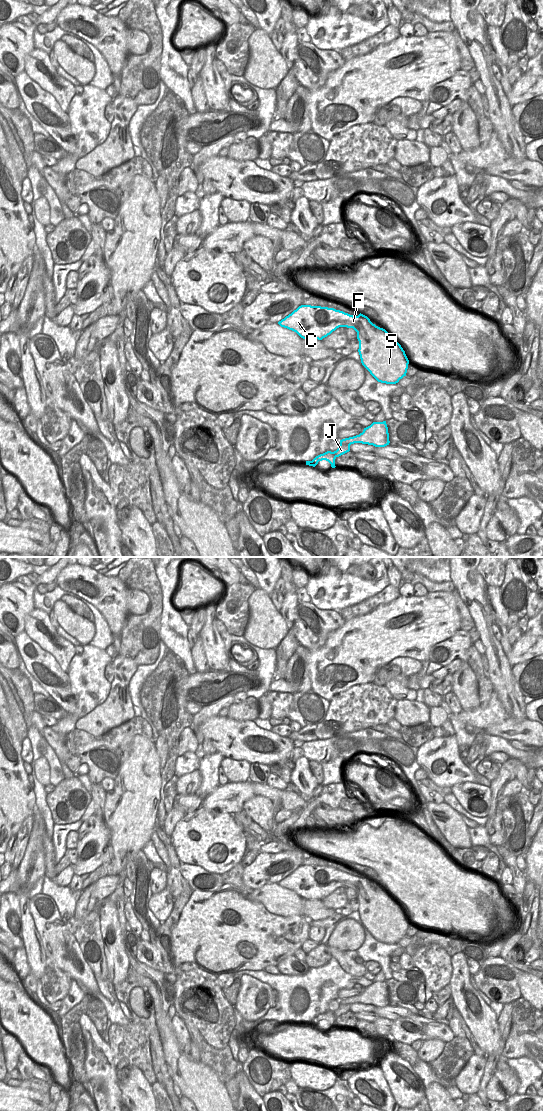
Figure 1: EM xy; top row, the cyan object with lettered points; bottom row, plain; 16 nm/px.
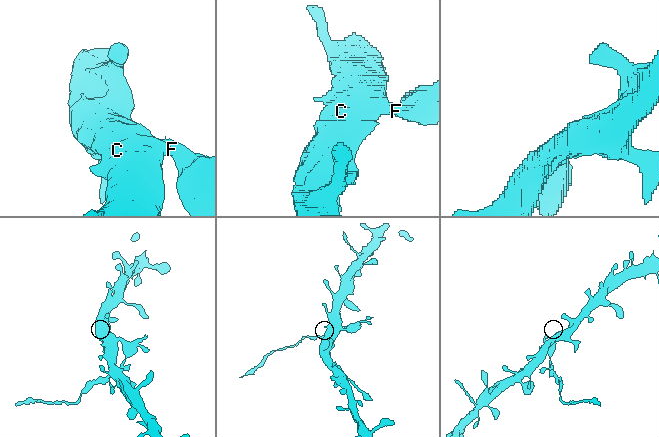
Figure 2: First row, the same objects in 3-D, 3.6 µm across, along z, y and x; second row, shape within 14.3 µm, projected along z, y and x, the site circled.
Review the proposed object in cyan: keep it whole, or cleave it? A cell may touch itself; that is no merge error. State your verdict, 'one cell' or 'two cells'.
two cells

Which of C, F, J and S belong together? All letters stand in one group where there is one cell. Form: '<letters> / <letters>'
C / F J S

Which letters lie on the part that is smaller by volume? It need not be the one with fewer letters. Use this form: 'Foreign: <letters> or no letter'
Foreign: F, J, S

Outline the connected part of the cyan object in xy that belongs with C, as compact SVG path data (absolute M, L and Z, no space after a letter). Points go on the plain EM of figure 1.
M301 865L291 874L279 881L278 884L281 887L296 892L303 899L322 900L323 898L330 895L337 888L345 887L345 880L347 877L349 877L348 873L336 870L334 868Z

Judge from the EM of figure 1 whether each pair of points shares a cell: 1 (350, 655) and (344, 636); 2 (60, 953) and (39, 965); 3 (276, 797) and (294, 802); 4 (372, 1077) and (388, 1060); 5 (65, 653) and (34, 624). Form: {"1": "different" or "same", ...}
{"1": "same", "2": "different", "3": "same", "4": "different", "5": "same"}

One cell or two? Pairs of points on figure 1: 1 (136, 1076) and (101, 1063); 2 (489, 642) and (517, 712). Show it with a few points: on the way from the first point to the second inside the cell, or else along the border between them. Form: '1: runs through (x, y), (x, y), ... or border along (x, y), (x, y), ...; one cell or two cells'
1: runs through (127, 1077), (115, 1077), (110, 1072); one cell
2: runs through (496, 659), (500, 675), (510, 695); one cell

